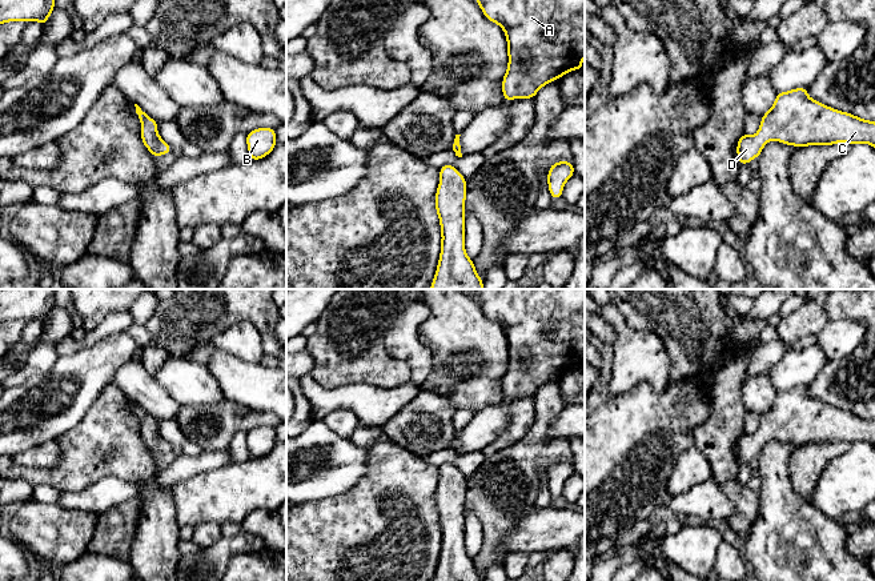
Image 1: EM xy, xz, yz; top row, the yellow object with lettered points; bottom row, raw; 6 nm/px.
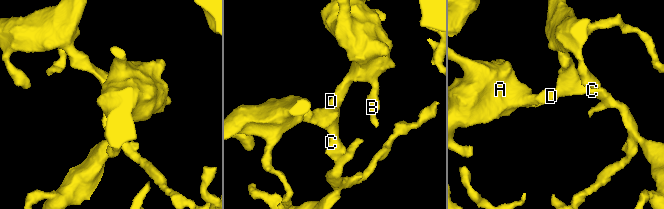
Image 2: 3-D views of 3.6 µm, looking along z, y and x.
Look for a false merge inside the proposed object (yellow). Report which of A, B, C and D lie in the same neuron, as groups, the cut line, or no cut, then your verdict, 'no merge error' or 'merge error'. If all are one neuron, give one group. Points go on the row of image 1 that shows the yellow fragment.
A B C D; no cut; no merge error

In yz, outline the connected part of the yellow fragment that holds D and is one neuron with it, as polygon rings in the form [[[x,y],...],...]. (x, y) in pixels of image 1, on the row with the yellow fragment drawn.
[[[807,88],[780,92],[754,136],[743,133],[736,145],[739,164],[759,157],[767,141],[794,147],[870,144],[875,148],[875,121],[840,112],[810,99]]]

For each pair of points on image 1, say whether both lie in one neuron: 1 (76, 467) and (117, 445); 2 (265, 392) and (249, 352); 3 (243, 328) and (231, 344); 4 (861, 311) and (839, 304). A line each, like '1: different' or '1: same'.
1: same
2: different
3: same
4: same

